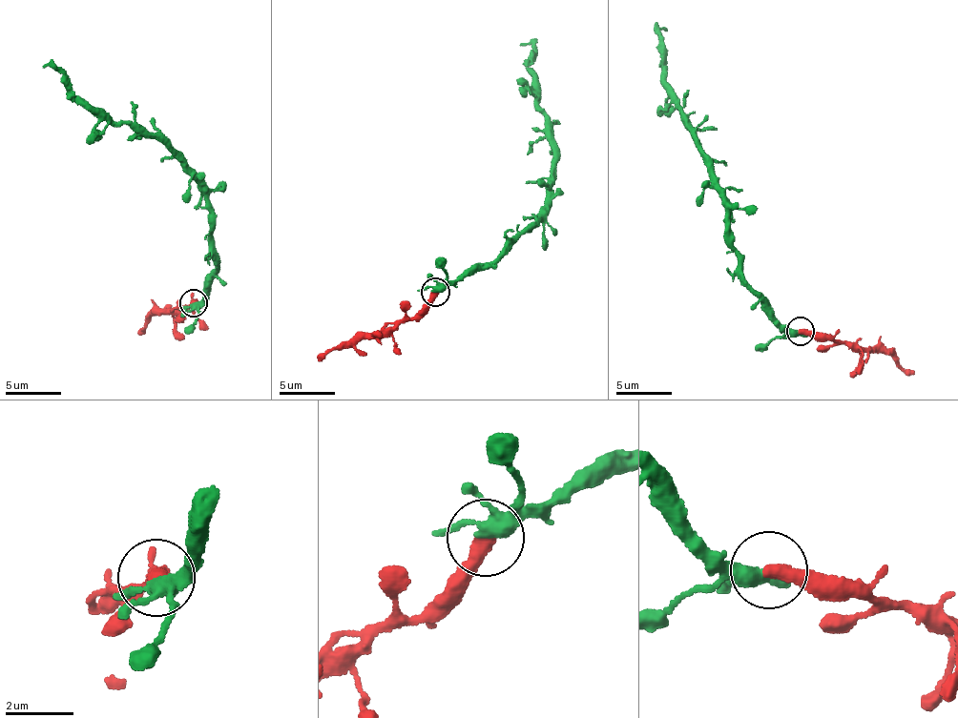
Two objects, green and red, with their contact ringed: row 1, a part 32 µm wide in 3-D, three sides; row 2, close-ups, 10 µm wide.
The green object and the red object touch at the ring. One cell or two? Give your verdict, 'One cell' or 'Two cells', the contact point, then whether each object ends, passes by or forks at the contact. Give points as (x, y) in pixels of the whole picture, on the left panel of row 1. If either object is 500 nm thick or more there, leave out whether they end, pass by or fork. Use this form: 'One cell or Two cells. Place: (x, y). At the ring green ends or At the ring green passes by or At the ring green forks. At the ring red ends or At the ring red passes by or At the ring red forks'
One cell. Place: (194, 303). At the ring green forks. At the ring red ends

